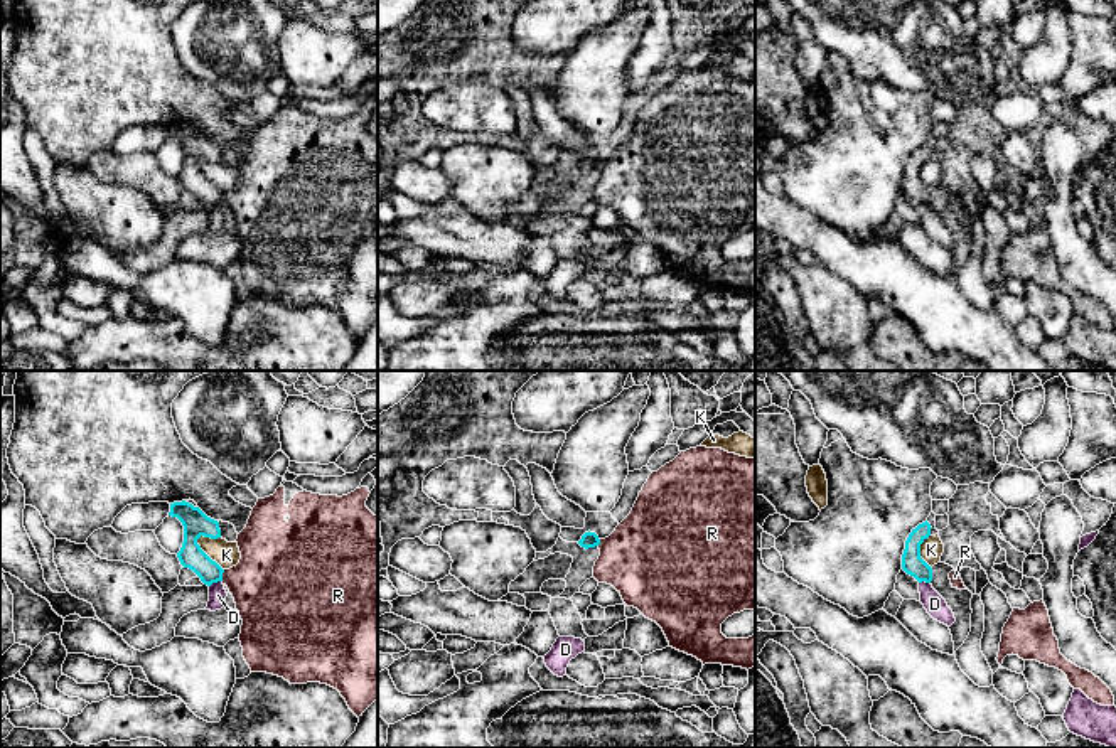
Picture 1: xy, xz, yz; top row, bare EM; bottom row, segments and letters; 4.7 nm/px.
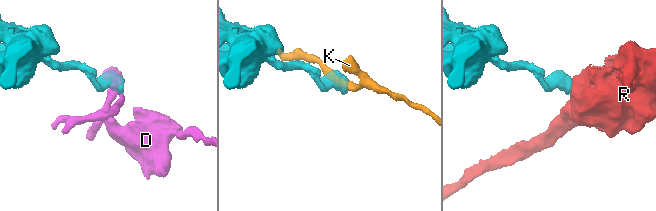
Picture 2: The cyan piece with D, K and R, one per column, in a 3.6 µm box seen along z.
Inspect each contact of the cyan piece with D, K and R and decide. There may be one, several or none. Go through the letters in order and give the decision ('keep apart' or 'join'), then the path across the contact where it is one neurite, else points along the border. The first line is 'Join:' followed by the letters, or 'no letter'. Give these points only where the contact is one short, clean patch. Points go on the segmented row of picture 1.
Join: no letter
D: keep apart; border along xy (221, 580), (209, 587)
K: keep apart
R: keep apart; border along xy (225, 570), (221, 580)

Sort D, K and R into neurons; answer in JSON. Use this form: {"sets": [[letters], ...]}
{"sets": [["D"], ["K"], ["R"]]}

